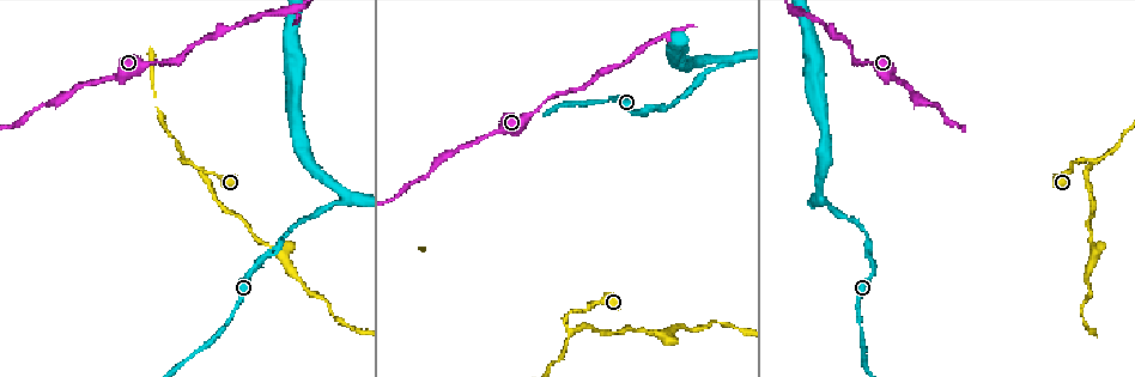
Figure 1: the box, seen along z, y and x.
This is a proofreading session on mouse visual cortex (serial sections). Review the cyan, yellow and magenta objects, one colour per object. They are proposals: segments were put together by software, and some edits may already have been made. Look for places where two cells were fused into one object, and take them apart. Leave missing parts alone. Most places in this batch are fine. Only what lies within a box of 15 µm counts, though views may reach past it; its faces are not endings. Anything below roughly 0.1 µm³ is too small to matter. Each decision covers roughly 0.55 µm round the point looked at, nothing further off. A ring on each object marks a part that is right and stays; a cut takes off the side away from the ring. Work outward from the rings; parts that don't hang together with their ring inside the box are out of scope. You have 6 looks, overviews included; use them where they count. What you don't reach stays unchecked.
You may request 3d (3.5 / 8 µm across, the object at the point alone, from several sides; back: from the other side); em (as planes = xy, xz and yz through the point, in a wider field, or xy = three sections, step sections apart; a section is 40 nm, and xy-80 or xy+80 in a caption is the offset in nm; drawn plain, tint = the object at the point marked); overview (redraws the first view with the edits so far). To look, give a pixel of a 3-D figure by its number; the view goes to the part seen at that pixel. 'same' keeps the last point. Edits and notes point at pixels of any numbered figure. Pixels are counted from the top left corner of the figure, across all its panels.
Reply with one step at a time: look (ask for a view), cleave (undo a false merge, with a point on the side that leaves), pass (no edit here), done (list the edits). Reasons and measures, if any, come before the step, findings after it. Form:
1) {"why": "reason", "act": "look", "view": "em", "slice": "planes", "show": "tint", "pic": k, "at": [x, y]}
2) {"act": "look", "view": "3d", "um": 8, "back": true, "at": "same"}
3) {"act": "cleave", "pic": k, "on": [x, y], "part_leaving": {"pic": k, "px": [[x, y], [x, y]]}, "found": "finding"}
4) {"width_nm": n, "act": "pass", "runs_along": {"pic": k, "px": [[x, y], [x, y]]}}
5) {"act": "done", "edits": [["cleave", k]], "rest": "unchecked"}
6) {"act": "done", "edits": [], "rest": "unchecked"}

{"why": "arms part here", "act": "look", "view": "3d", "um": 3.5, "pic": 1, "at": [1092, 160]}

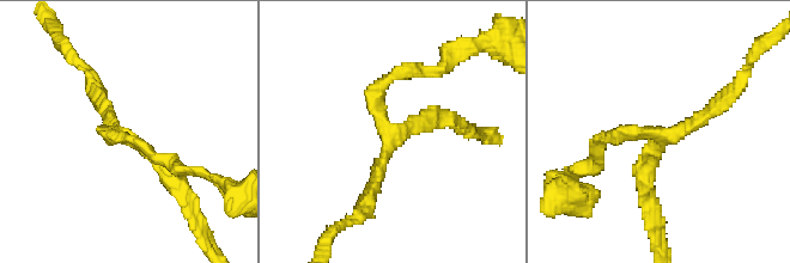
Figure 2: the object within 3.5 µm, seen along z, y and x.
{"arms": 3, "arm_widths_nm": [150, 200, 200], "act": "look", "view": "em", "slice": "xy", "step": 3, "show": "tint", "pic": 2, "at": [393, 133]}

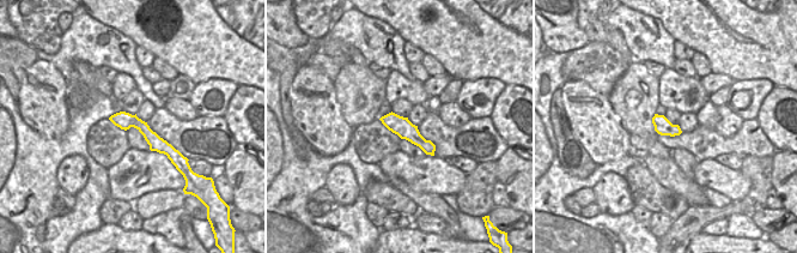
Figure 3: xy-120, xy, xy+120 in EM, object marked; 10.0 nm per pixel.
{"act": "pass", "found": "continuous, no second cell"}

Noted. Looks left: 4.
{"why": "calibre changes", "act": "look", "view": "3d", "um": 3.5, "pic": 1, "at": [435, 168]}

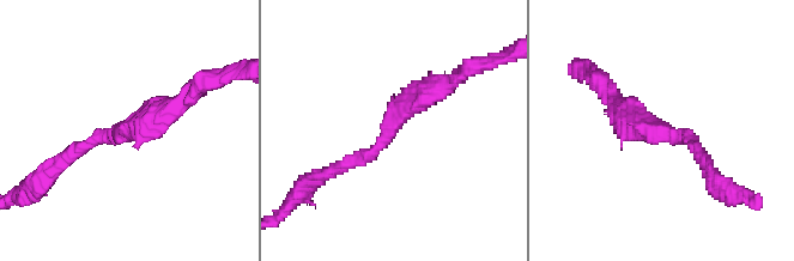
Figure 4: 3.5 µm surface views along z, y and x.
{"arm_widths_nm": [200, 300], "act": "look", "view": "em", "slice": "xy", "step": 2, "show": "tint", "pic": 4, "at": [124, 130]}

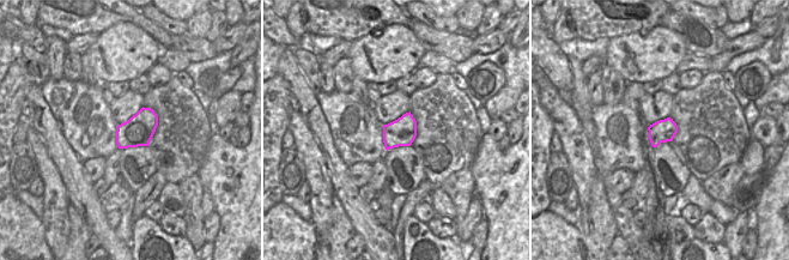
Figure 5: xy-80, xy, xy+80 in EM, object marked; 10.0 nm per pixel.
{"act": "pass", "runs_along": {"pic": 4, "px": [[449, 82], [416, 97], [373, 150], [339, 168]]}, "found": "all the same cell"}

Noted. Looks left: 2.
{"why": "a narrow waist", "act": "look", "view": "3d", "um": 8, "pic": 1, "at": [159, 64]}

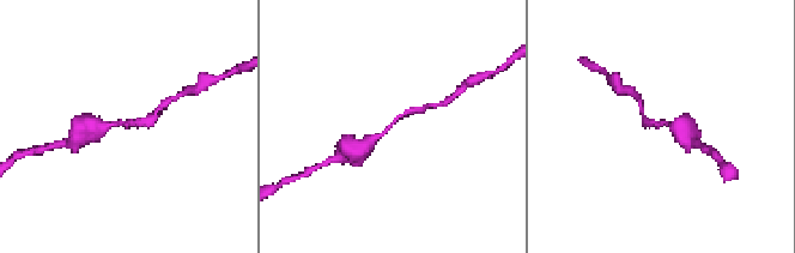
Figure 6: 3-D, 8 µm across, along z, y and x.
{"arm_widths_nm": [200, 250], "why": "shape alone is not enough", "act": "look", "view": "em", "slice": "xy", "step": 5, "show": "tint", "pic": 6, "at": [125, 125]}

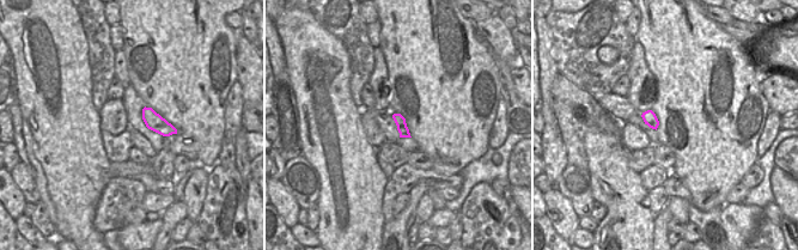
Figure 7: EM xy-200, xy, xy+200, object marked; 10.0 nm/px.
{"act": "pass", "runs_along": {"pic": 6, "px": [[366, 144], [404, 114], [425, 108]]}, "found": "all the same cell"}

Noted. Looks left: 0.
{"act": "done", "edits": [], "rest": "unchecked"}

